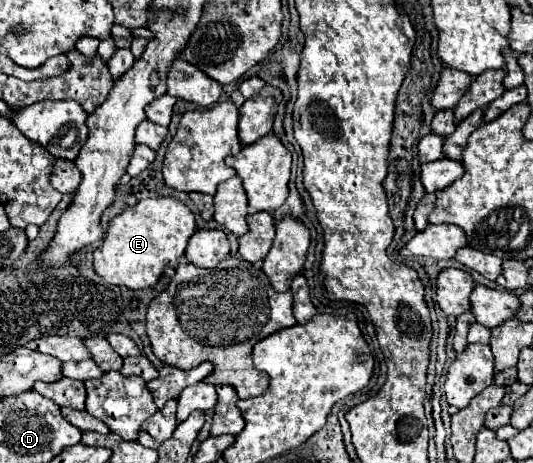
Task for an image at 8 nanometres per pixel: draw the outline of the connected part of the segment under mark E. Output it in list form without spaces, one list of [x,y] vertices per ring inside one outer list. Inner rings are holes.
[[[146,198],[118,214],[100,248],[94,250],[94,270],[106,282],[130,290],[148,288],[158,282],[166,268],[176,268],[184,258],[188,238],[196,232],[192,210],[176,198]]]

